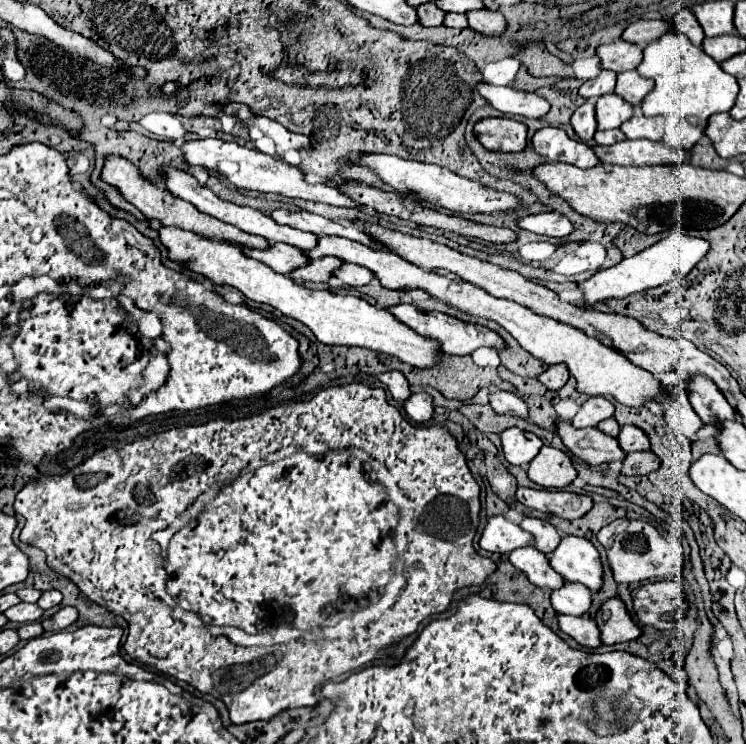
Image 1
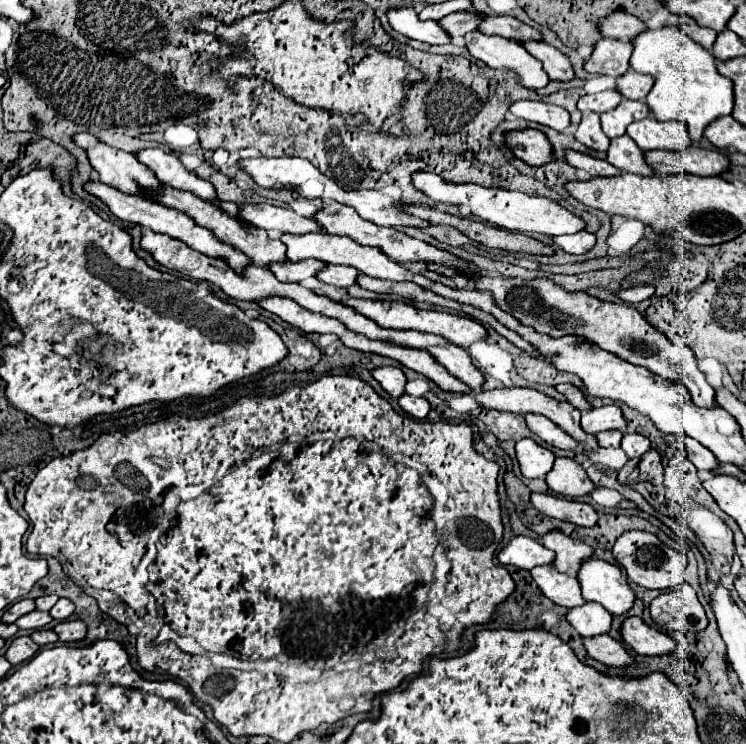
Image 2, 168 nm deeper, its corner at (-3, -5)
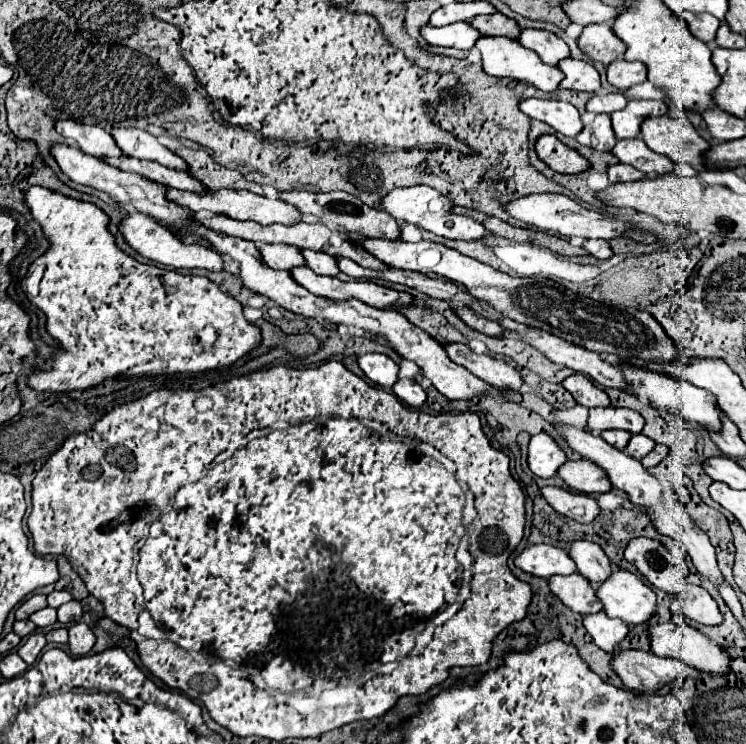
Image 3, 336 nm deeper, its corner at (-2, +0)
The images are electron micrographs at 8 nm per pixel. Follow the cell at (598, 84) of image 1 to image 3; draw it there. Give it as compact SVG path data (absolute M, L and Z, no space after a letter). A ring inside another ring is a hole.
M598 93L598 95L594 95L590 101L588 101L588 105L586 105L586 111L590 111L590 113L612 113L612 111L620 111L620 109L624 109L626 107L626 103L628 103L628 99L624 97L624 93L608 93L608 95L602 95L602 93Z

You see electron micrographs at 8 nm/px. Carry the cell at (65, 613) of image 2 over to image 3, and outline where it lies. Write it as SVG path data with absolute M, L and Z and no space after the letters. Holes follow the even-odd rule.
M70 601L62 607L58 607L58 621L62 625L72 625L72 623L78 623L82 621L82 605L80 601Z

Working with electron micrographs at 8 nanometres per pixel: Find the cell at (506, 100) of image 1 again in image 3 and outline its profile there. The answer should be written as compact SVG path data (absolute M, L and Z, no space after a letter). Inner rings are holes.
M524 99L520 103L520 109L538 121L548 123L552 129L566 137L576 137L578 131L582 131L582 119L574 105L556 101L556 99Z

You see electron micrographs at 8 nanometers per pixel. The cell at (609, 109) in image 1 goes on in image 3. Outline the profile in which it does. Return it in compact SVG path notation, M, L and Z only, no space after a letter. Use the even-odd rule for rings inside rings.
M628 101L626 109L614 111L612 127L618 139L636 139L640 137L640 125L646 117L666 115L670 107L664 101Z

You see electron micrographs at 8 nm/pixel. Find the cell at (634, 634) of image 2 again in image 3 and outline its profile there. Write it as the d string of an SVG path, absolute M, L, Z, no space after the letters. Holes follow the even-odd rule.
M668 621L668 623L652 625L650 637L652 637L652 653L658 657L678 659L678 661L686 663L688 667L692 667L700 673L708 673L708 675L728 675L730 673L730 653L688 623L676 625L676 623Z

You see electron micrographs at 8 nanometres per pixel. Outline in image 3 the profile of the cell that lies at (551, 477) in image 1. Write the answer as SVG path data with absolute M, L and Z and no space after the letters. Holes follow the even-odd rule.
M590 459L568 461L562 465L558 475L572 489L586 493L586 495L598 495L598 493L606 493L612 489L612 483L610 483L606 471L602 471L602 467L598 467Z

